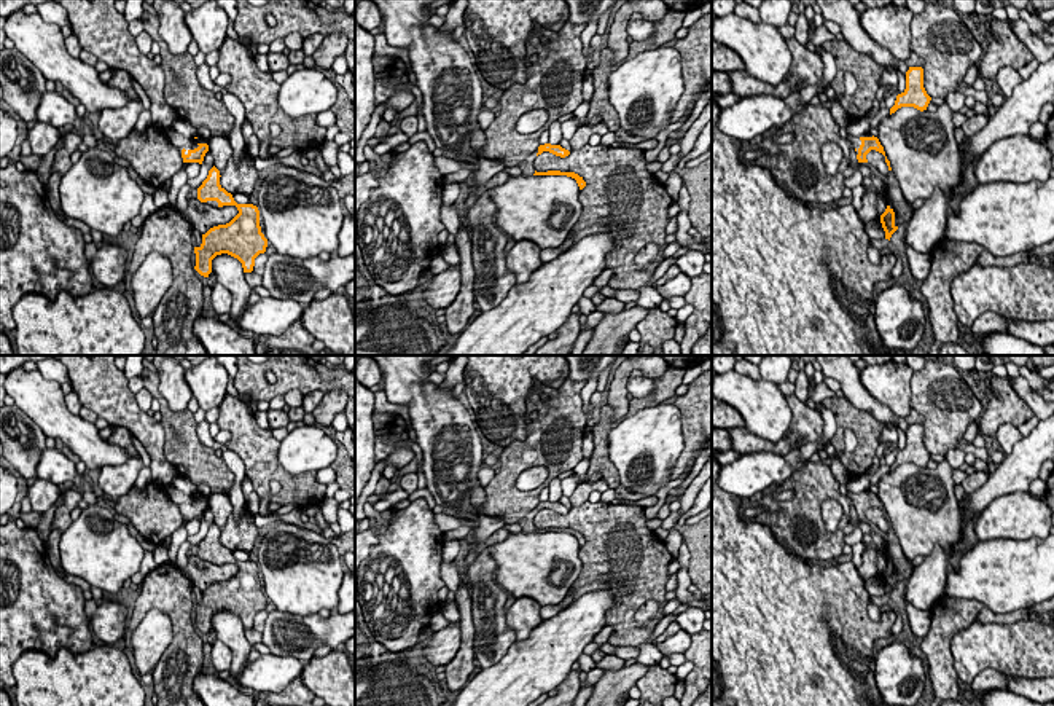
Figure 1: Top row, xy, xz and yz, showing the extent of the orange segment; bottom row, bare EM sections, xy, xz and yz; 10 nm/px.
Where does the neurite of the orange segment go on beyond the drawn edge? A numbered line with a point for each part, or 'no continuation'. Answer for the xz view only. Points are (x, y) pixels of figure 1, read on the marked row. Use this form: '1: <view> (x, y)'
1: xz (527, 168)

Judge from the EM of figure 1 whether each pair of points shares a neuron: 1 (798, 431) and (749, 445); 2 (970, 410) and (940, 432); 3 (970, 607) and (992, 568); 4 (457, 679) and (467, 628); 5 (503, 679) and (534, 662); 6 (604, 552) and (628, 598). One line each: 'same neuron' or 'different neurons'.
1: same neuron
2: same neuron
3: different neurons
4: same neuron
5: same neuron
6: same neuron

